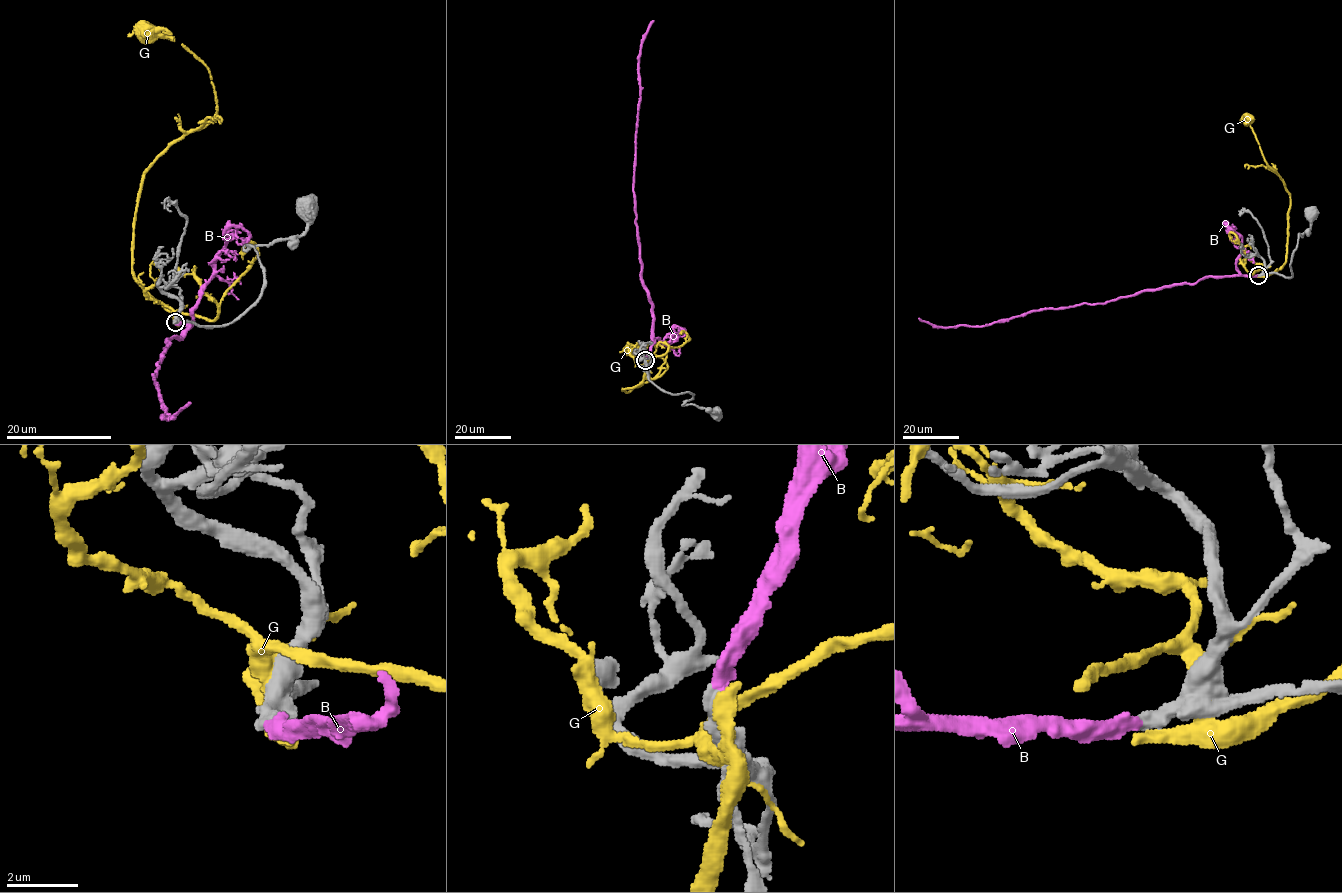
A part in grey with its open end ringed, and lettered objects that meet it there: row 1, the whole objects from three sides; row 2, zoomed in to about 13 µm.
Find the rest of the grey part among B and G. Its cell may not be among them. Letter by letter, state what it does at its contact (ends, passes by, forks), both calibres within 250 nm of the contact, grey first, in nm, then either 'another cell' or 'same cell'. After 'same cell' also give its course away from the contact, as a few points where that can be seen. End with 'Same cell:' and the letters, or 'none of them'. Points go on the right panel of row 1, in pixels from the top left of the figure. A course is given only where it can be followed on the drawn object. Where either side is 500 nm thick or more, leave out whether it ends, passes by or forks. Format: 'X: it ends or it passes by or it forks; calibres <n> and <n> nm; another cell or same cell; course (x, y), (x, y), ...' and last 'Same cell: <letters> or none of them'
B: it ends; calibres 480 and 400 nm; same cell; course (1259, 275), (1204, 276), (1194, 283), (1143, 290), (1104, 303), (1032, 310), (979, 326), (938, 327), (919, 319)
G: calibres 550 and 480 nm; another cell
Same cell: B

